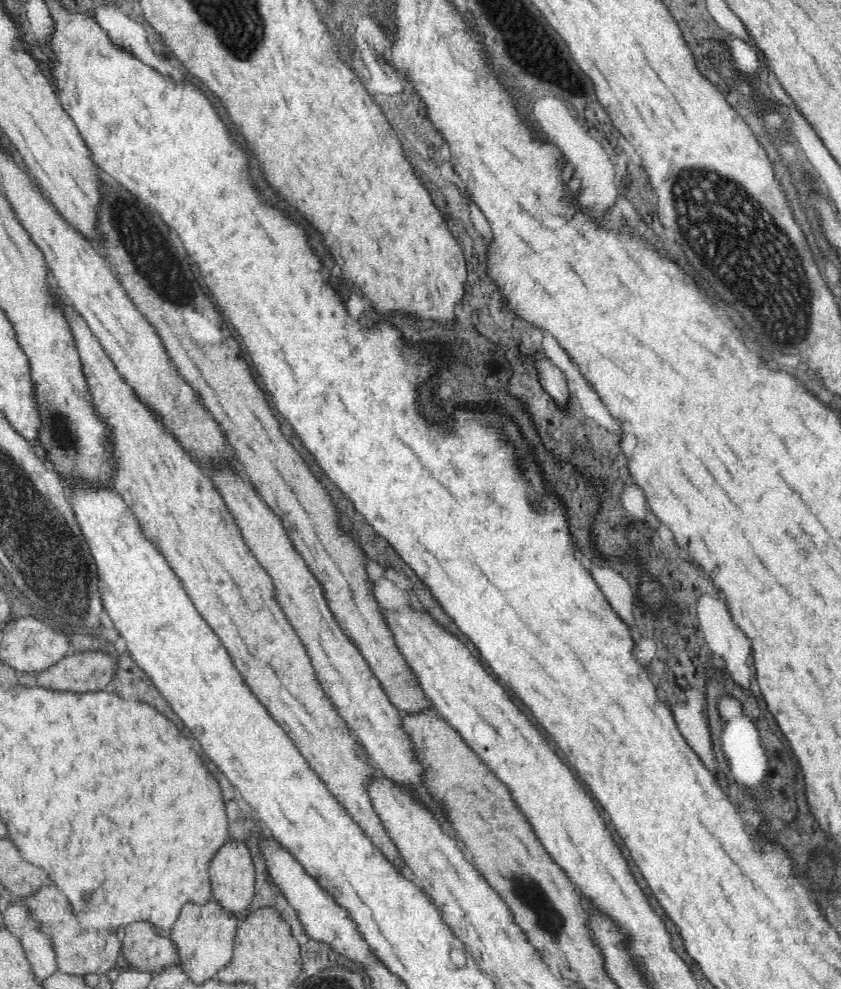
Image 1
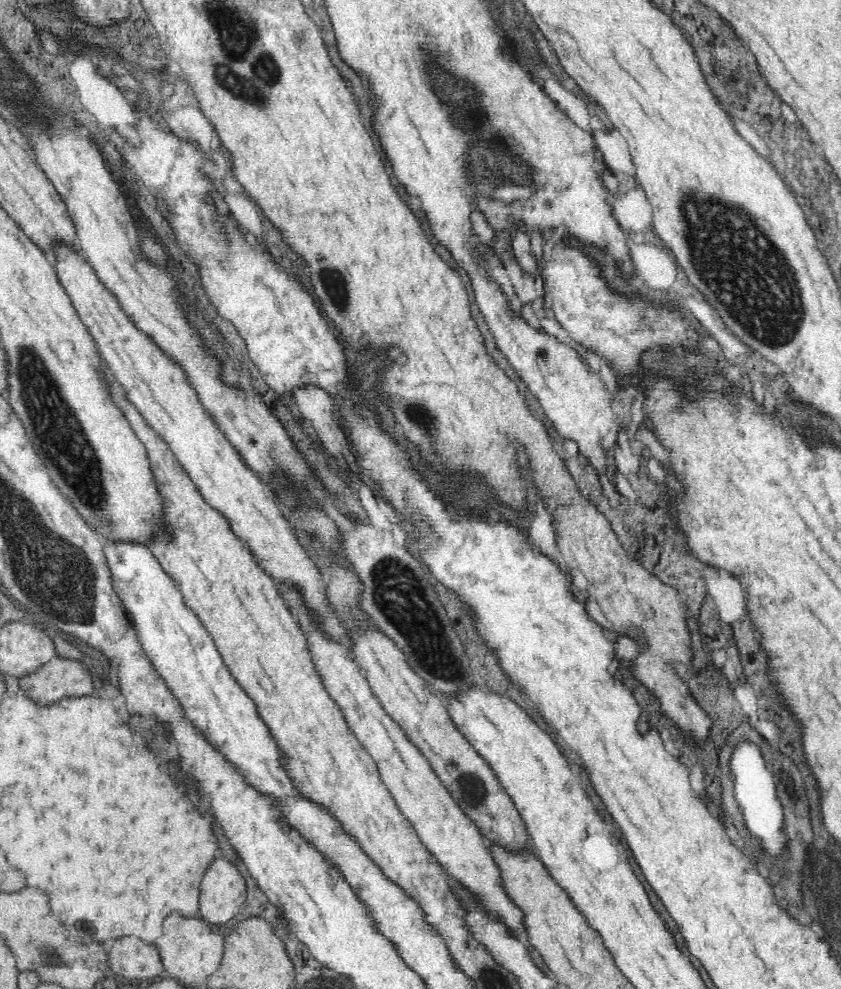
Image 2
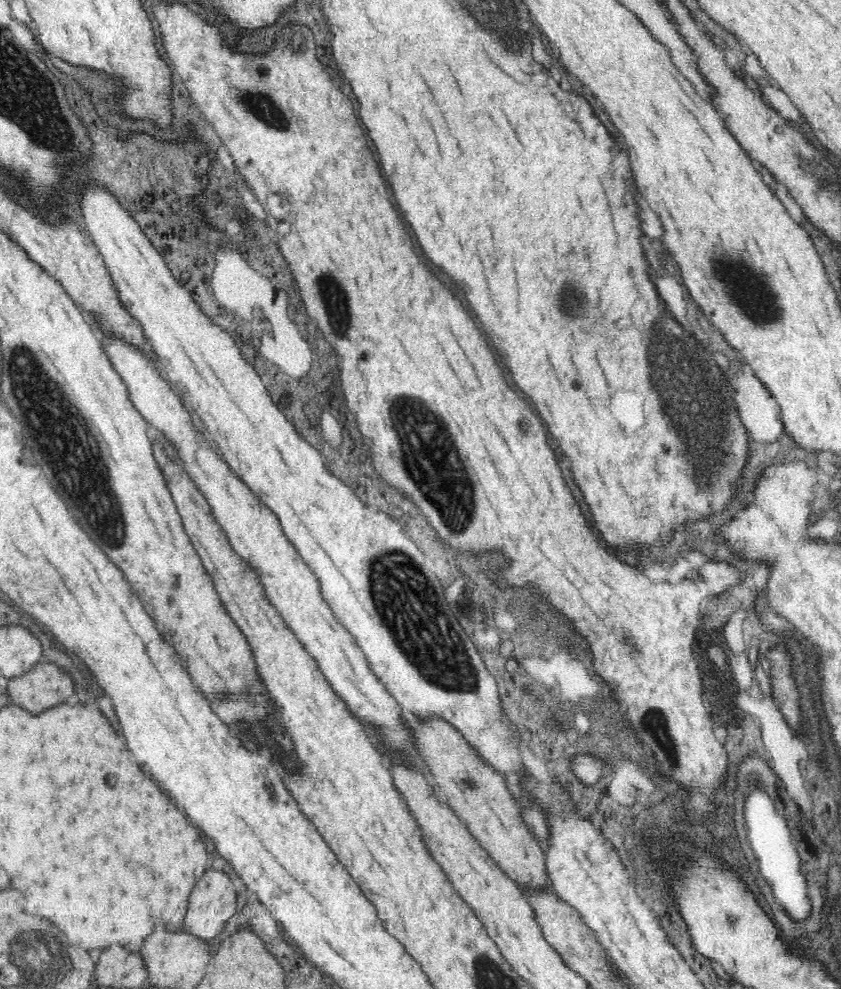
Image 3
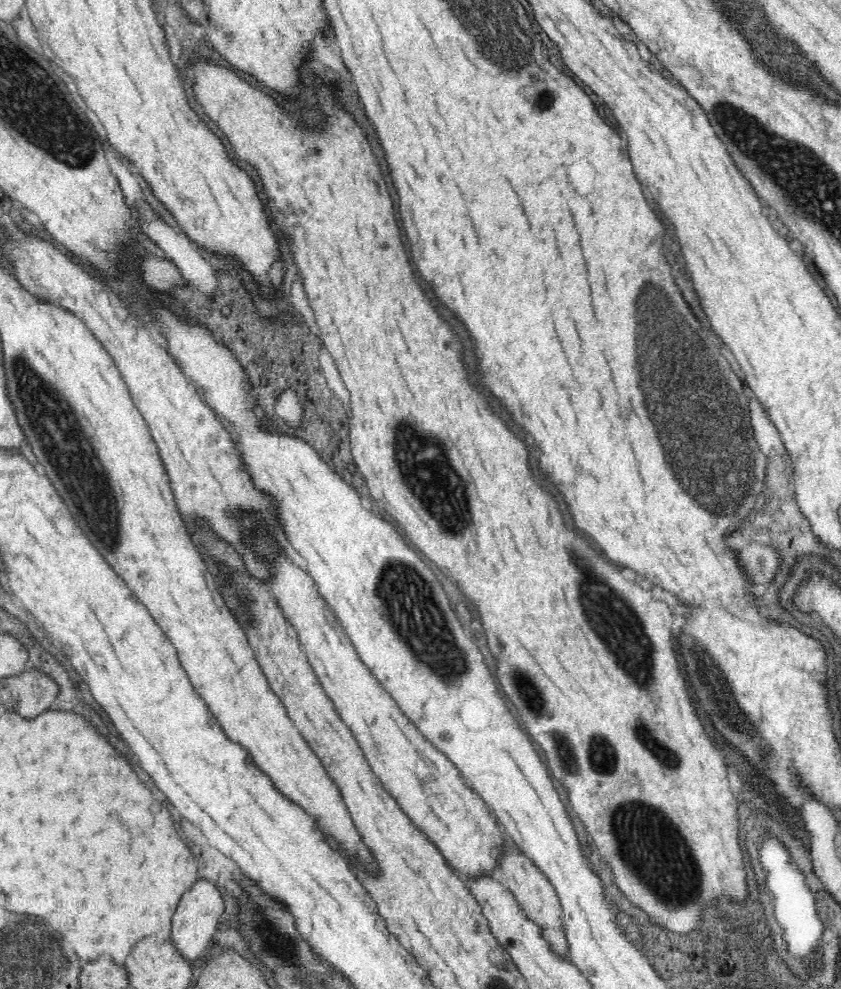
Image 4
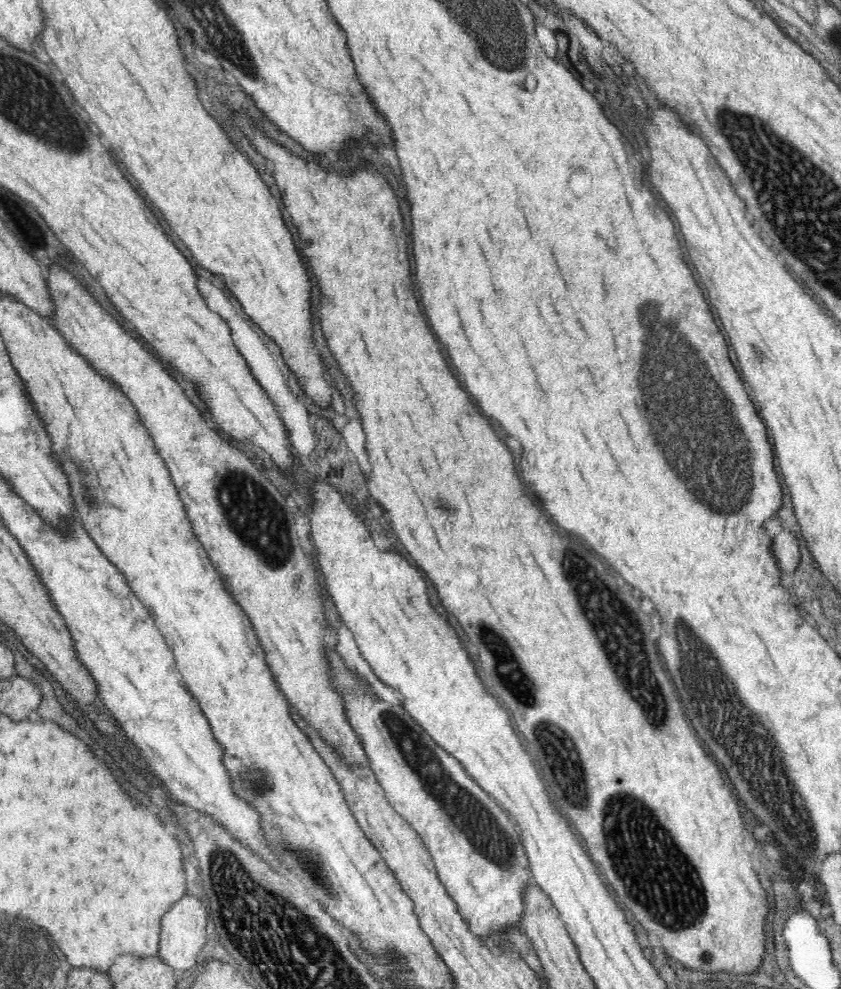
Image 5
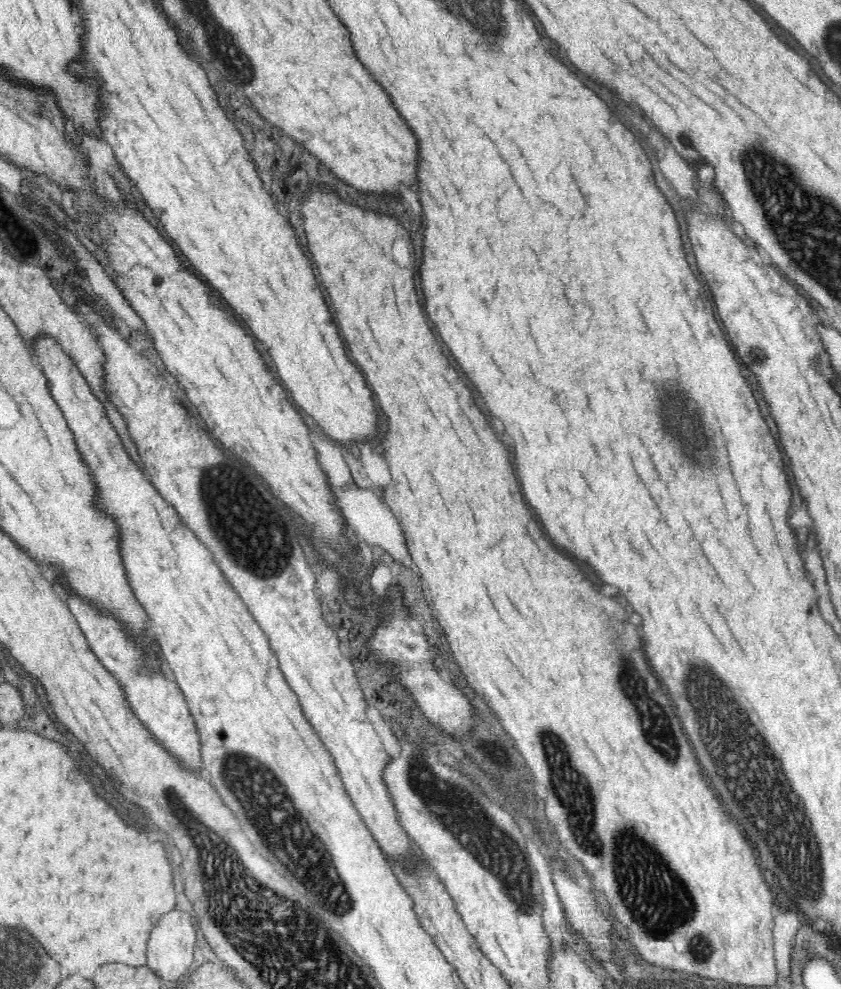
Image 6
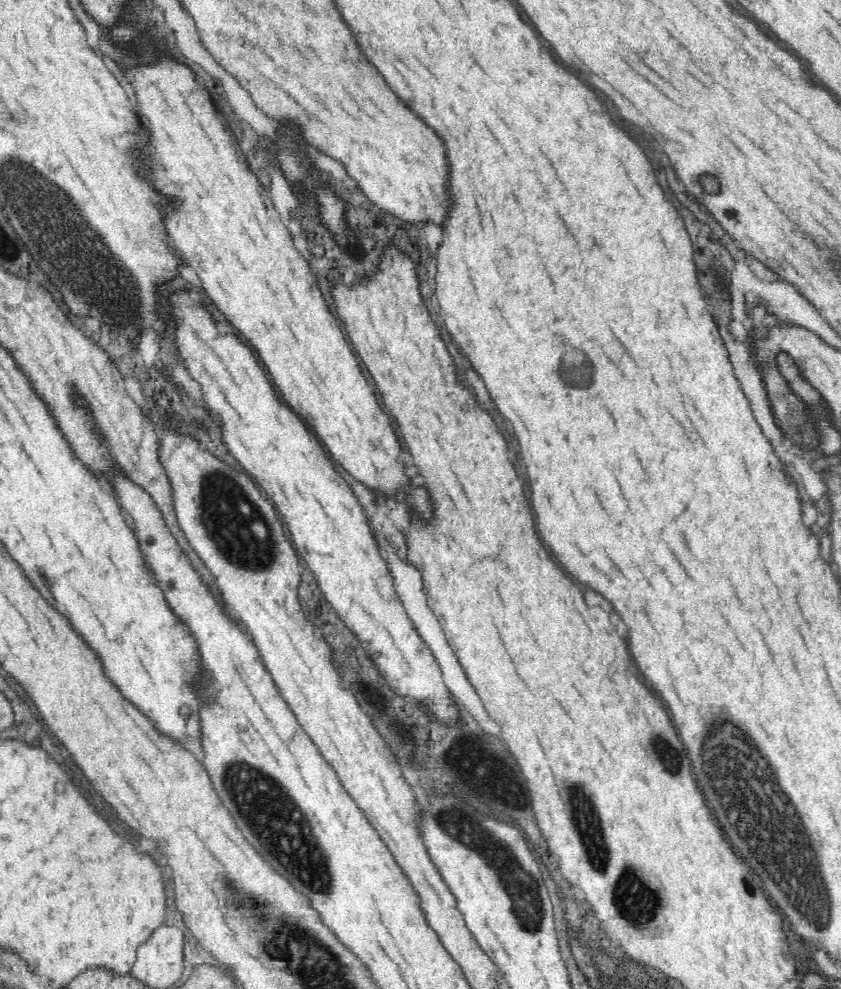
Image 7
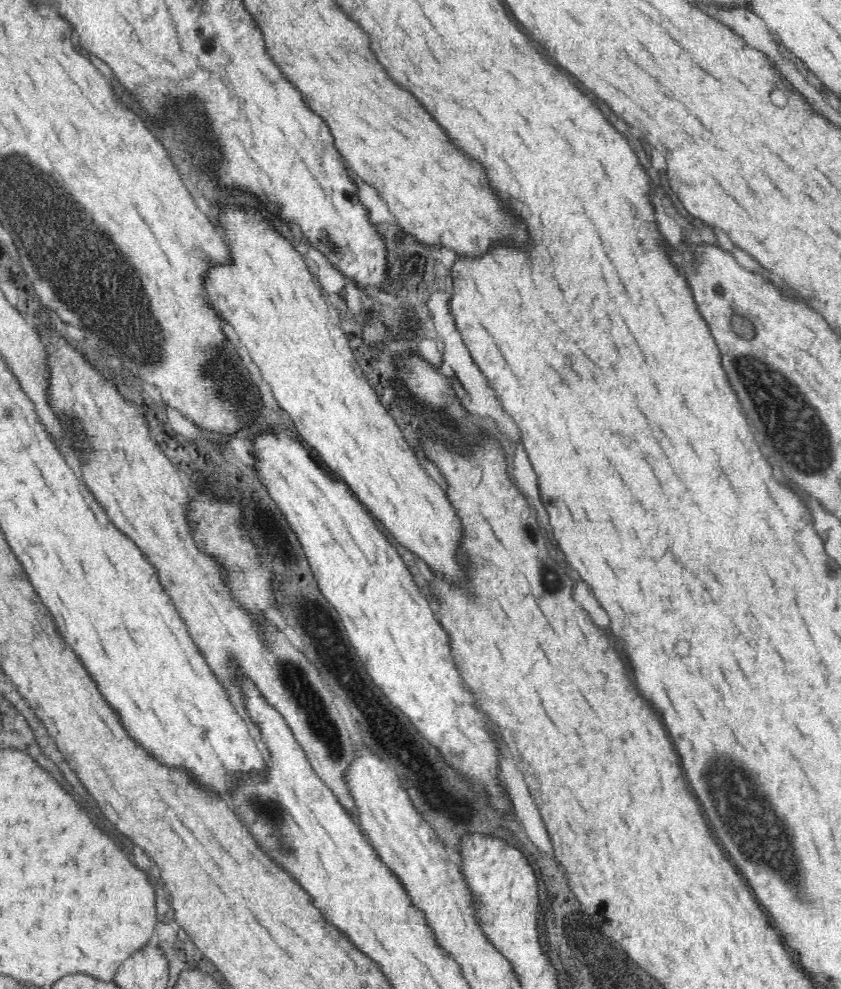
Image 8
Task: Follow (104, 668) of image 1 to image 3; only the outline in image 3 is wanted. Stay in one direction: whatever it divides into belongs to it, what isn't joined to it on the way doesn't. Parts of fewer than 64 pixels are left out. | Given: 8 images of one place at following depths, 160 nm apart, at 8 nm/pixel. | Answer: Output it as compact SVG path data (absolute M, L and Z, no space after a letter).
M38 662L24 674L7 679L3 685L8 690L10 702L32 714L49 710L51 707L71 702L74 699L74 680L64 668L49 662Z

